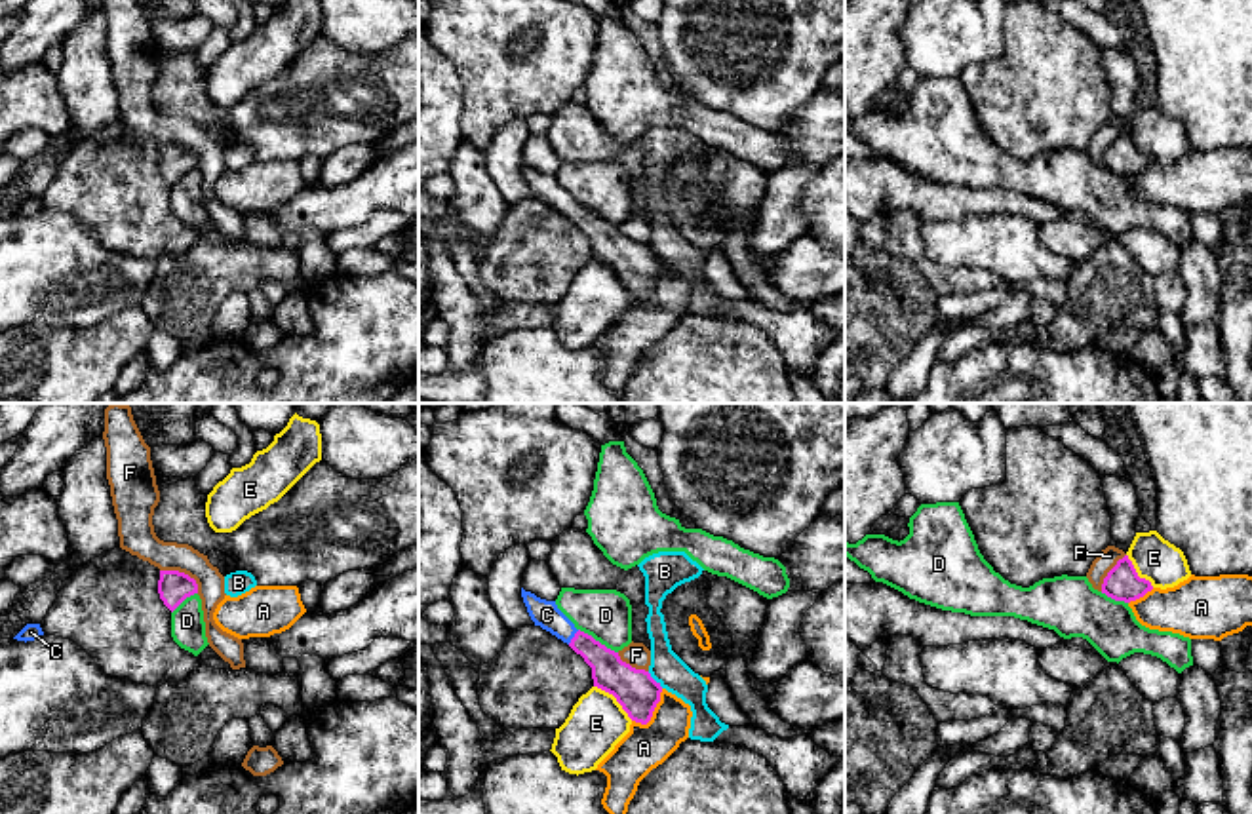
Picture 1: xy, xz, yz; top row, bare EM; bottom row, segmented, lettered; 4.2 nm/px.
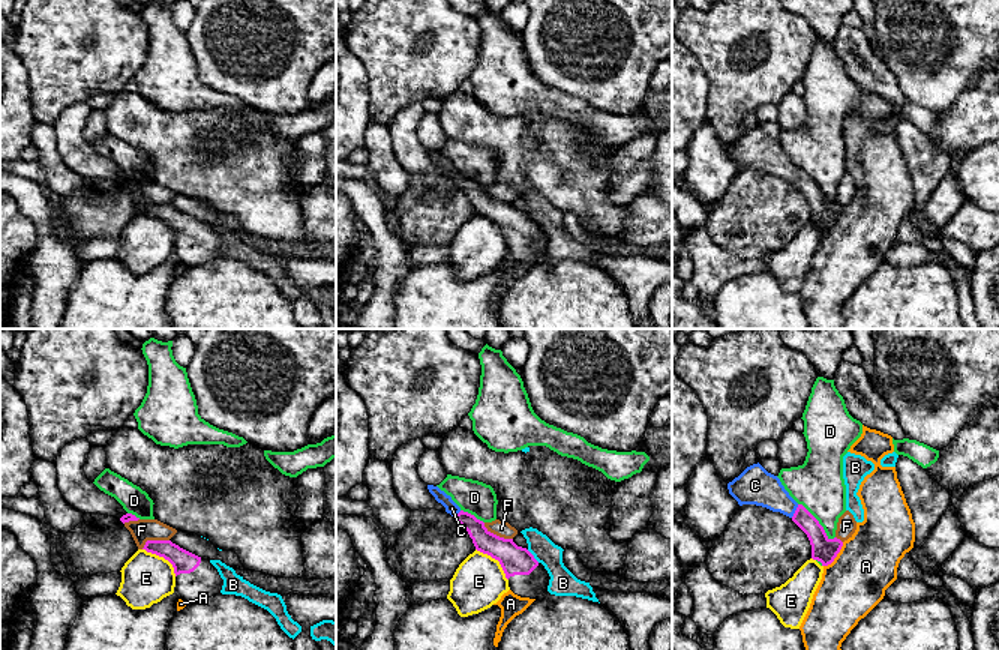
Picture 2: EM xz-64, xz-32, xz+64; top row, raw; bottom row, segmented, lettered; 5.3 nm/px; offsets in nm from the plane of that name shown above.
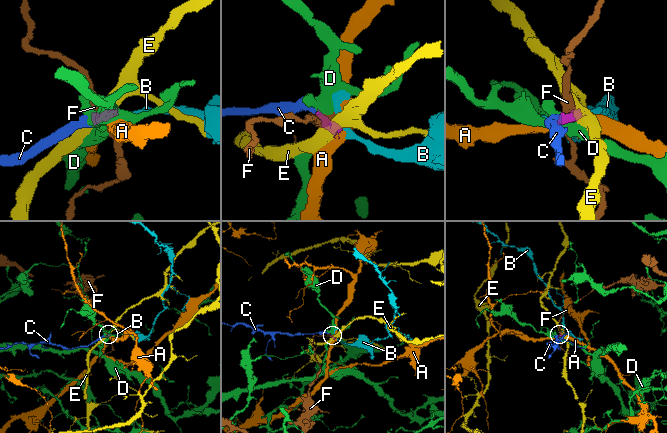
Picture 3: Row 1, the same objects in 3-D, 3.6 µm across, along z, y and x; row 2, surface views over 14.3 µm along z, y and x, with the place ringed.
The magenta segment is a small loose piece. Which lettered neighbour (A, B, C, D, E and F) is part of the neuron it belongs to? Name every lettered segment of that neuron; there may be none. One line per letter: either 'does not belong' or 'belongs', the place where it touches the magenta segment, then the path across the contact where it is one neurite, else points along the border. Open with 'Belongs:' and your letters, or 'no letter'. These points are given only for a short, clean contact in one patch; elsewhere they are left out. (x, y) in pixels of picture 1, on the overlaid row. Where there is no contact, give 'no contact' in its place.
Belongs: C
A: does not belong | xz (651, 714) | along xz (663, 689), (653, 716), (645, 723), (632, 721)
B: does not belong | xz (653, 679) | along xz (647, 672), (663, 687)
C: belongs | xz (573, 638) | across xz (609, 674), (573, 638), (547, 615)
D: does not belong | xz (598, 641) | along xz (579, 628), (617, 653)
E: does not belong | xz (615, 697) | along xz (594, 685), (607, 691), (632, 719)
F: does not belong | xy (183, 573) | along xy (160, 569), (187, 573), (198, 592)

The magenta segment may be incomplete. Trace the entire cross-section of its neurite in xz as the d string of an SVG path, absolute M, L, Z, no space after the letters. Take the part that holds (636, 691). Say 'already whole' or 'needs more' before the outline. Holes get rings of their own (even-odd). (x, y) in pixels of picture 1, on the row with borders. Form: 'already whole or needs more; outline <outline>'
needs more; outline M523 588L521 597L535 626L550 631L584 658L592 668L594 687L613 694L632 721L641 725L651 721L662 687L649 671L632 668L620 660L618 652L577 630L556 601L540 599Z

